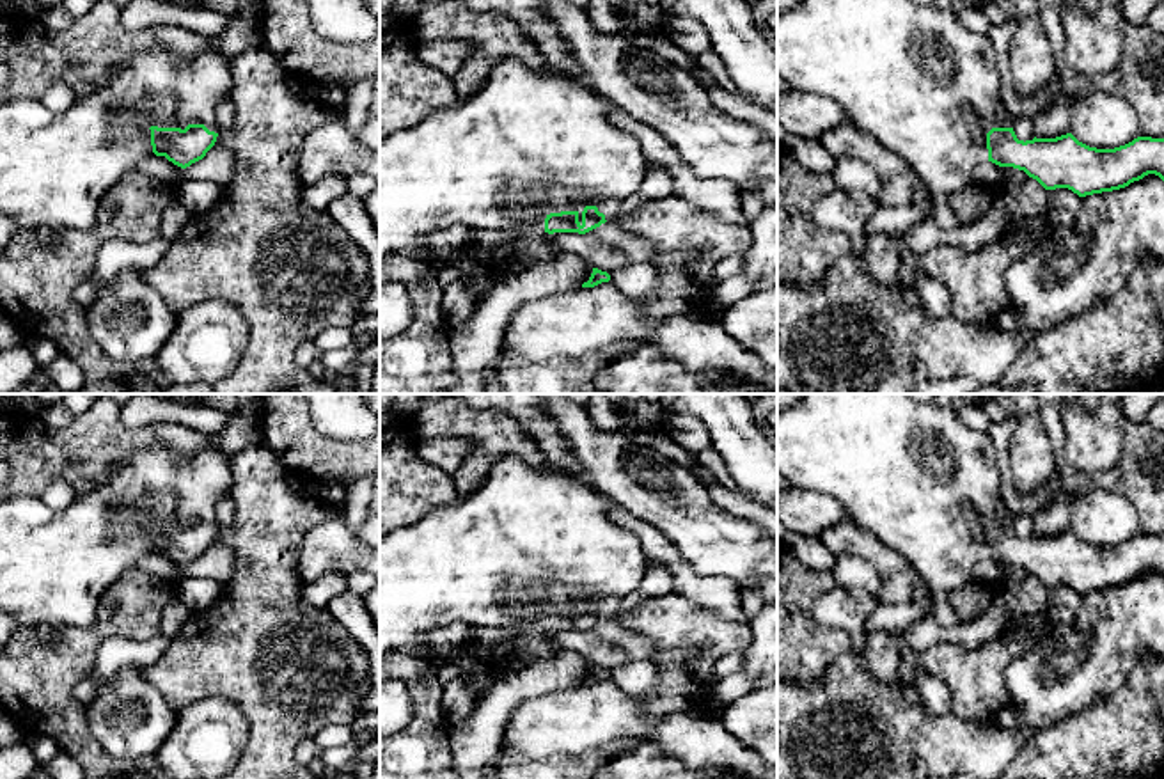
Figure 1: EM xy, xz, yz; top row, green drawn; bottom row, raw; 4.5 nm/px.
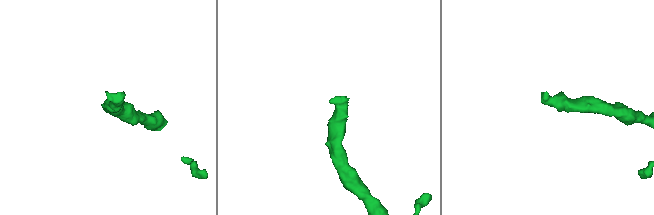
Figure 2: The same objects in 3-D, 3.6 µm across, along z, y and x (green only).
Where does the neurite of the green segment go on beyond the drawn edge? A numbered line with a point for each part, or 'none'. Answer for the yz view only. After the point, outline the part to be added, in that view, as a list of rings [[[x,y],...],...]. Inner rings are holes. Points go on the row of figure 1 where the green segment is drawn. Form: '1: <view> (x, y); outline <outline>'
1: yz (912, 77); outline [[[800,0],[795,9],[777,14],[777,76],[791,90],[838,103],[852,124],[905,160],[926,185],[930,213],[940,229],[963,225],[948,199],[972,185],[974,169],[988,160],[987,133],[1013,128],[988,35],[967,30],[951,11],[914,0]]]

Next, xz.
1: xz (529, 142); outline [[[515,57],[502,59],[476,94],[452,106],[436,108],[417,126],[380,142],[380,266],[419,236],[438,236],[461,224],[476,231],[545,232],[550,213],[577,211],[582,225],[586,206],[616,220],[621,202],[642,185],[648,165],[639,140],[610,119],[612,103],[548,66],[532,69]]]

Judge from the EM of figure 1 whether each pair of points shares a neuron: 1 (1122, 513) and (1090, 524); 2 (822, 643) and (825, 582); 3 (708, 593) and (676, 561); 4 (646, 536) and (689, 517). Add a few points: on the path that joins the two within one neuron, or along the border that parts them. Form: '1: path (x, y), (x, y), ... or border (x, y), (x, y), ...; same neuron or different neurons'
1: path (1115, 517), (1097, 519); same neuron
2: path (806, 627), (806, 600), (810, 597); same neuron
3: path (699, 588), (682, 570); same neuron
4: border (623, 508), (652, 524), (687, 561); different neurons

